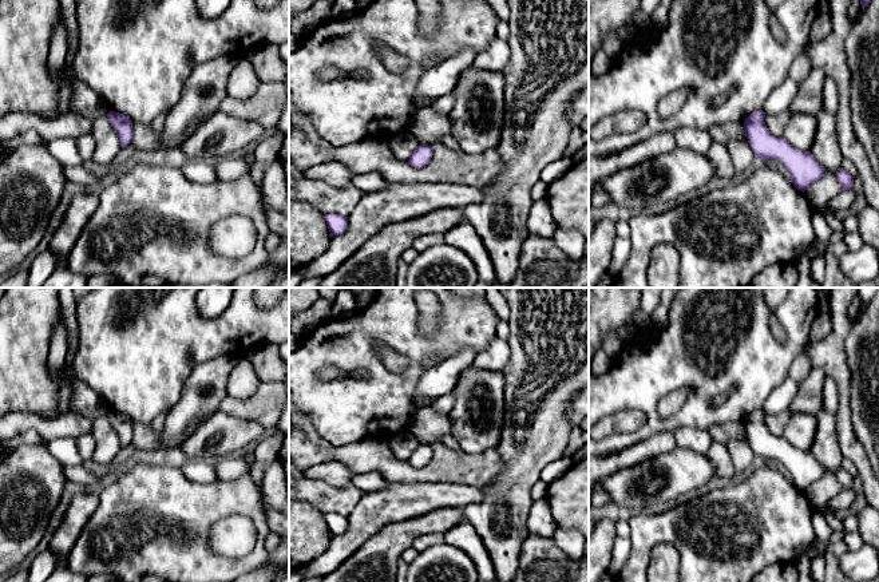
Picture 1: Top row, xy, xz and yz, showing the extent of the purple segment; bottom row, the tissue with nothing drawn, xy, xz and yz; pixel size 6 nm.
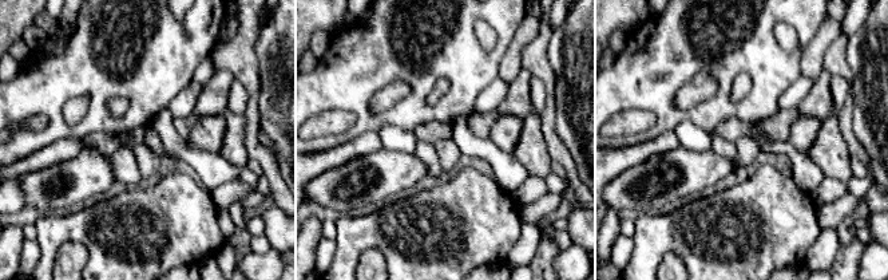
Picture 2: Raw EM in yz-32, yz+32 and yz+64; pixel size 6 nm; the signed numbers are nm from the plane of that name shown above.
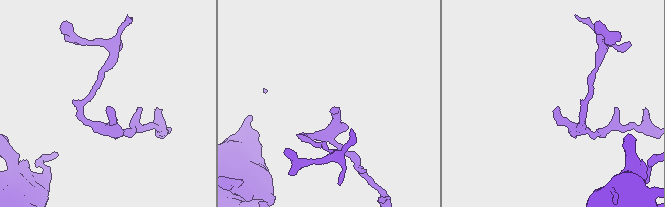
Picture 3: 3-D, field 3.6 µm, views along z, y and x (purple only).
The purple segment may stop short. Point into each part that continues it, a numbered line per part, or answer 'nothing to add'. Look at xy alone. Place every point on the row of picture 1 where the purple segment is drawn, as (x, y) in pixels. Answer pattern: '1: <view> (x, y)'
nothing to add

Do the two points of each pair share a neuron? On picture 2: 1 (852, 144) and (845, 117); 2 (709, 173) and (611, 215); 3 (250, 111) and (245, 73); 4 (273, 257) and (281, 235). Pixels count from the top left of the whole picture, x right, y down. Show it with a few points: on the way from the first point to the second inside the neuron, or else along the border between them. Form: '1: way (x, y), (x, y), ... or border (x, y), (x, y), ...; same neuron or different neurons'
1: way (849, 137), (845, 123); same neuron
2: way (684, 182), (663, 197), (651, 201), (634, 201); same neuron
3: way (253, 102), (252, 82); same neuron
4: border (272, 248), (281, 253); different neurons

